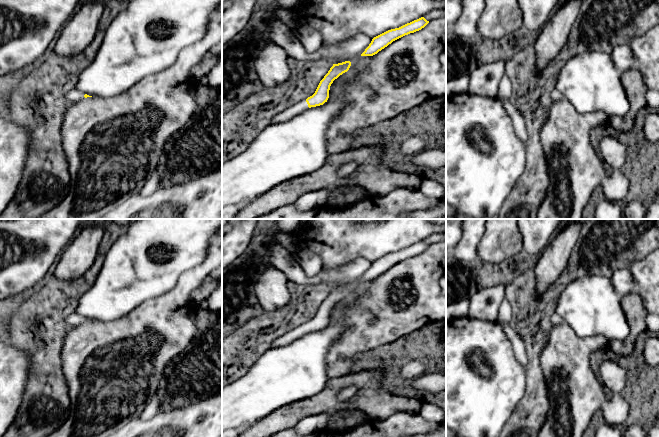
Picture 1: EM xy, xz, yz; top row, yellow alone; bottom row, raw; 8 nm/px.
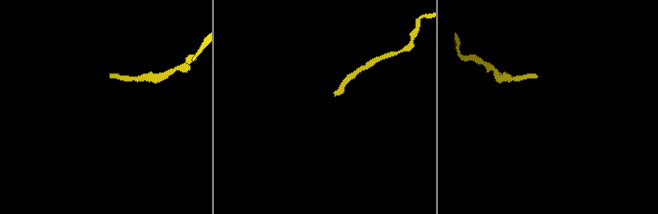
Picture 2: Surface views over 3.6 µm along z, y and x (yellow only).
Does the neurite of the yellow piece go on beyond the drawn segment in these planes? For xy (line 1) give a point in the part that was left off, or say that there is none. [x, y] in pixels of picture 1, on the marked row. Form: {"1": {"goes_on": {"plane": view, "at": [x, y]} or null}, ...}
{"1": {"goes_on": {"plane": "xy", "at": [74, 95]}}}

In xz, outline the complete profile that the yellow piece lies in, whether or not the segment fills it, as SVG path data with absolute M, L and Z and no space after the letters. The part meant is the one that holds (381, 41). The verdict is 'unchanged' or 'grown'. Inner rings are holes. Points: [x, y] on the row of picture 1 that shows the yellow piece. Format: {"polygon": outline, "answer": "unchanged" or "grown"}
{"polygon": "M421 17L417 20L414 20L410 23L407 23L399 28L388 30L376 37L374 37L369 44L369 46L365 49L365 51L361 54L361 56L373 56L377 54L379 51L387 47L393 41L408 35L410 33L414 33L416 31L424 28L429 21L427 21L424 17Z", "answer": "unchanged"}

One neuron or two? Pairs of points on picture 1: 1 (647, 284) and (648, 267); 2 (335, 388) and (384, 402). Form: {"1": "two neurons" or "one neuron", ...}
{"1": "one neuron", "2": "one neuron"}

